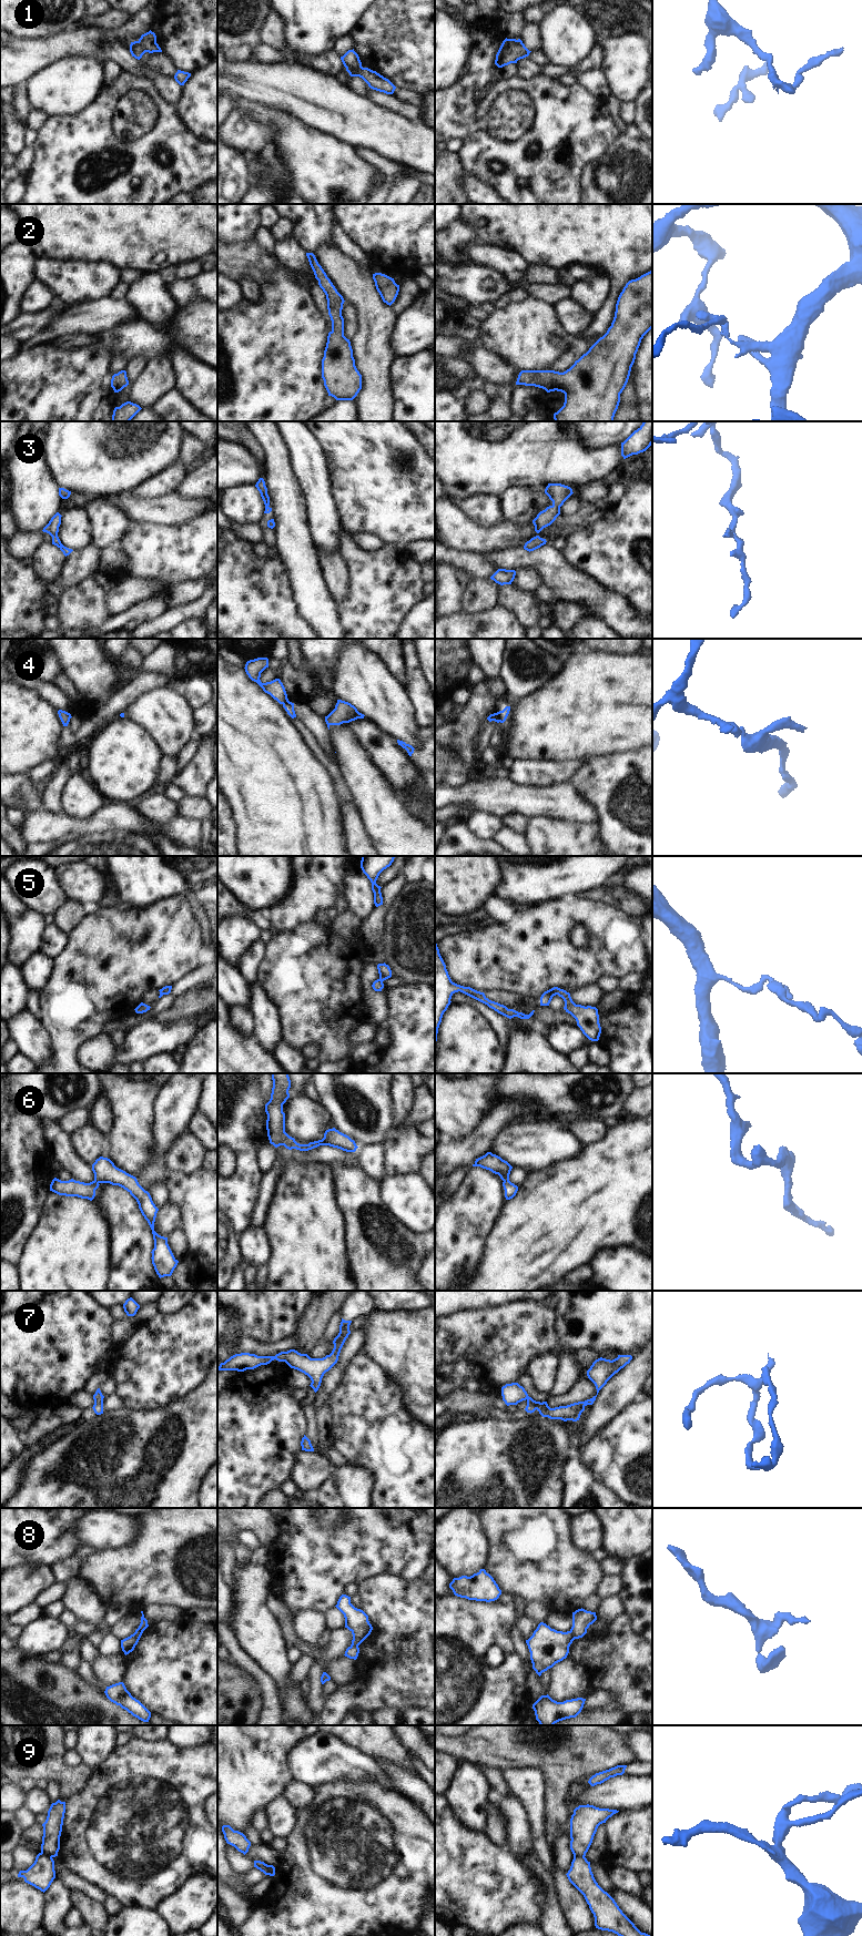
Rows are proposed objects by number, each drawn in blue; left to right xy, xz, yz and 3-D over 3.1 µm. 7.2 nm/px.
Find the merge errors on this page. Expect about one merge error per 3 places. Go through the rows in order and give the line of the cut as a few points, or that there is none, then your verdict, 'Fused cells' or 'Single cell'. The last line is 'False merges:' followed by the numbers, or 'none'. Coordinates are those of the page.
1: Split along xy (137, 41), (145, 51). Fused cells
2: No split. Single cell
3: No split. Single cell
4: Split along yz (496, 713), (499, 721). Fused cells
5: No split. Single cell
6: No split. Single cell
7: No split. Single cell
8: Split along xy (142, 1630), (135, 1632). Fused cells
9: Split along xy (41, 1852), (51, 1857). Fused cells
False merges: 1, 4, 8, 9

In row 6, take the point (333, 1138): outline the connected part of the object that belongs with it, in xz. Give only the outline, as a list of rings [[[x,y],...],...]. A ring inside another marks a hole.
[[[272,1073],[272,1080],[271,1099],[265,1104],[265,1112],[267,1114],[266,1130],[271,1144],[275,1148],[284,1145],[288,1150],[296,1149],[300,1151],[308,1151],[320,1145],[329,1145],[346,1152],[356,1151],[358,1147],[355,1141],[335,1128],[326,1130],[322,1140],[310,1142],[308,1144],[297,1143],[294,1138],[285,1132],[283,1104],[290,1098],[291,1080],[288,1073]]]

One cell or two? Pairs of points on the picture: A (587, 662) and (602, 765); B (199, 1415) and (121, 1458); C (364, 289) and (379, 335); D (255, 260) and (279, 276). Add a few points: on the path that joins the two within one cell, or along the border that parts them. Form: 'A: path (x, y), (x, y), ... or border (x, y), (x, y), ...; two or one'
A: border (627, 752), (600, 755), (586, 760); two
B: path (180, 1434), (155, 1458), (140, 1458); one
C: path (366, 301), (375, 318), (375, 324); one
D: border (296, 283), (286, 271), (276, 269), (260, 287); two

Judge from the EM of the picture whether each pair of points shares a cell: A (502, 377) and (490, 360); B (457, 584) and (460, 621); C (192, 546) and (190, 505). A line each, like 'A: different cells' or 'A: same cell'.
A: same cell
B: different cells
C: different cells

